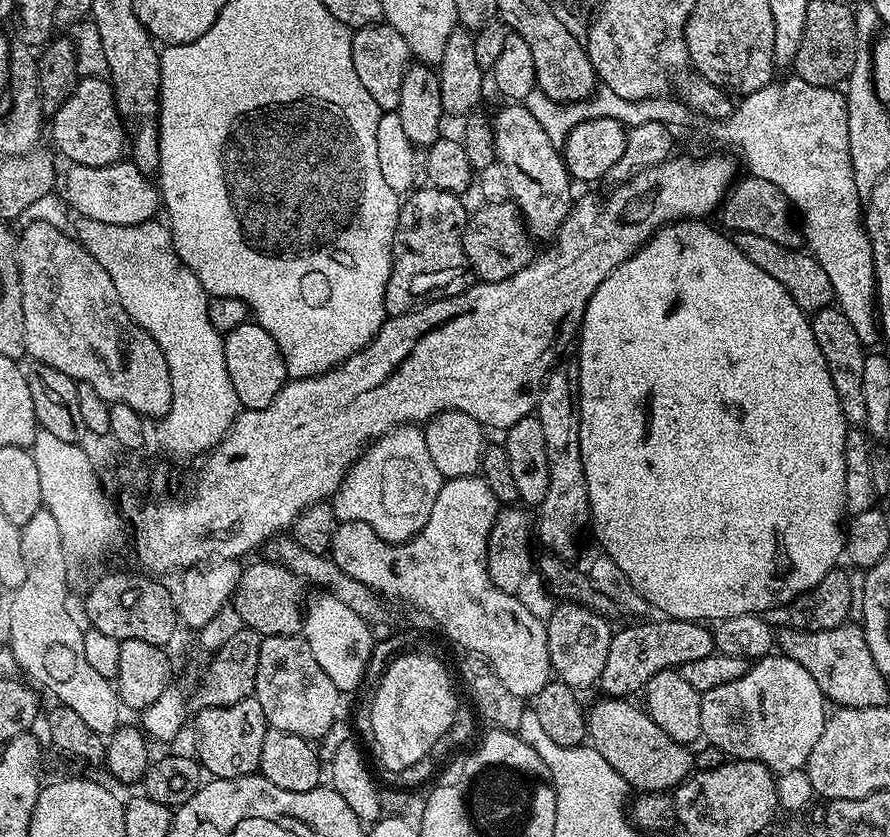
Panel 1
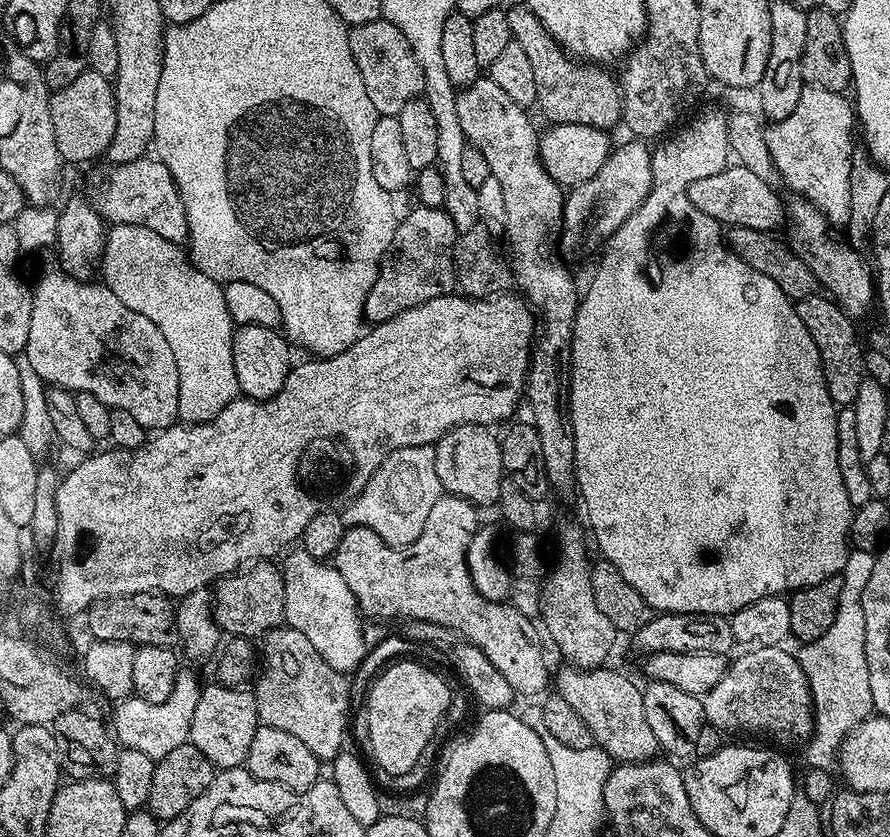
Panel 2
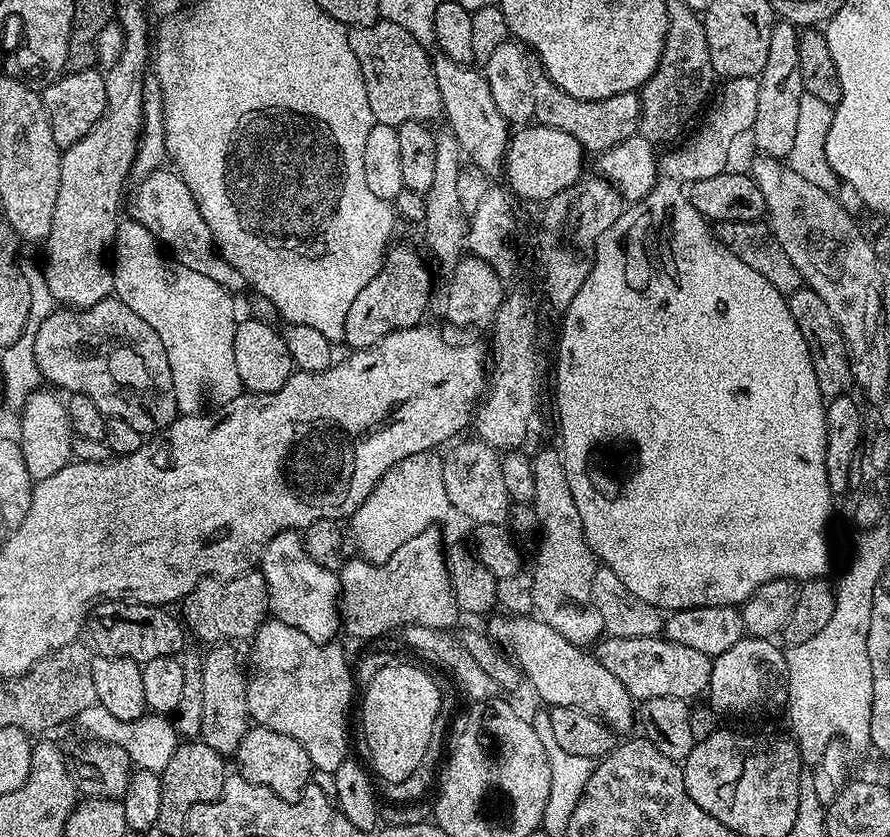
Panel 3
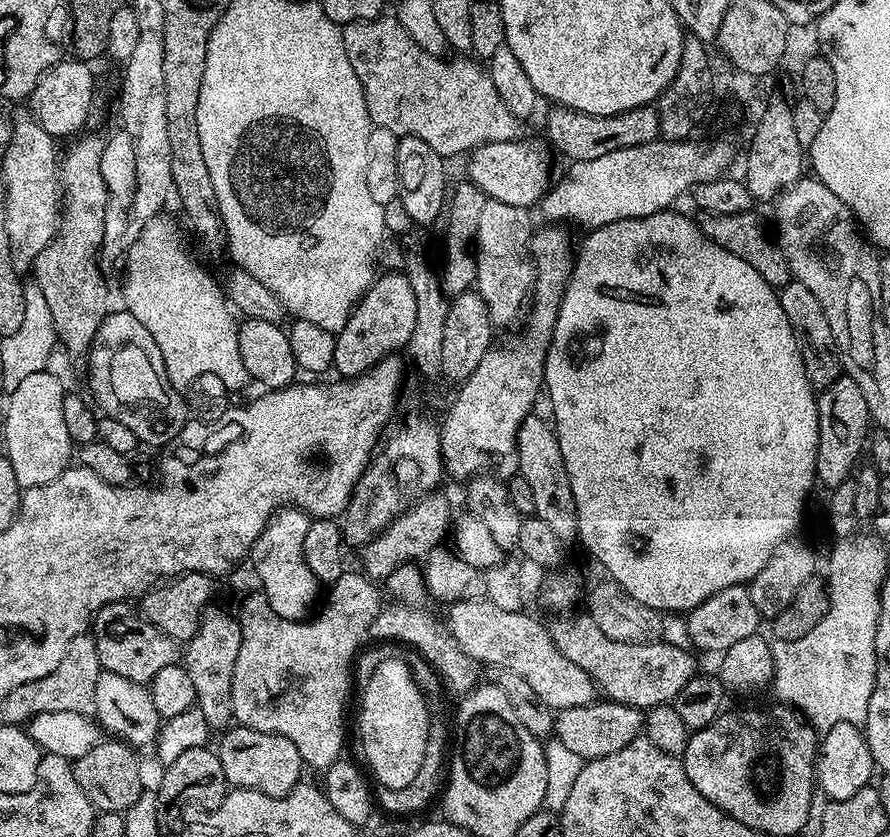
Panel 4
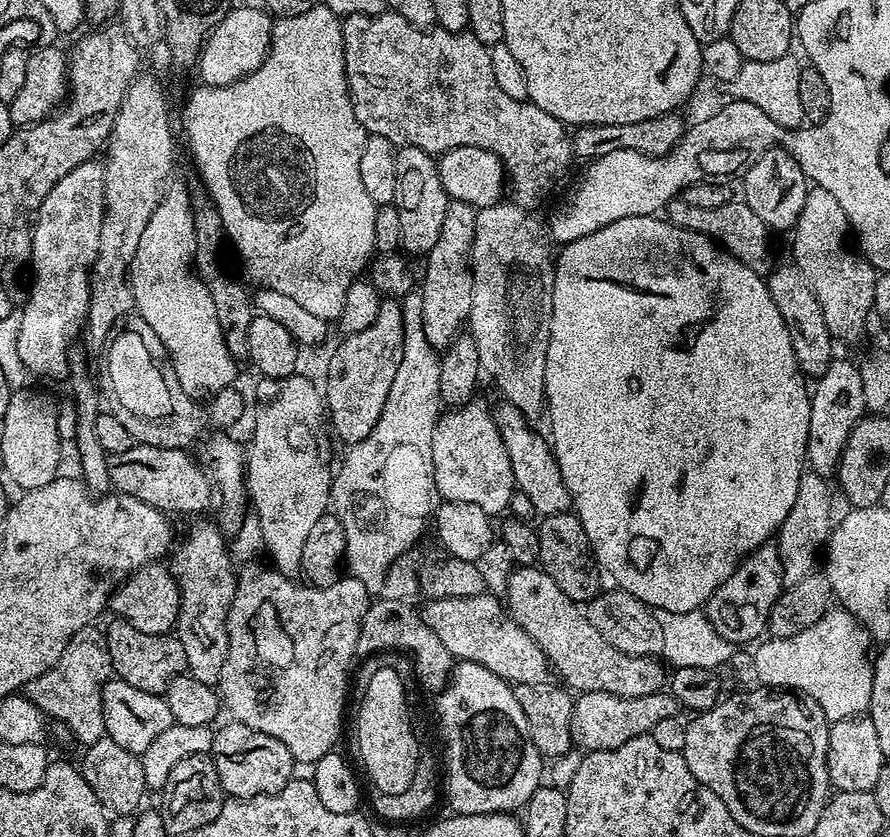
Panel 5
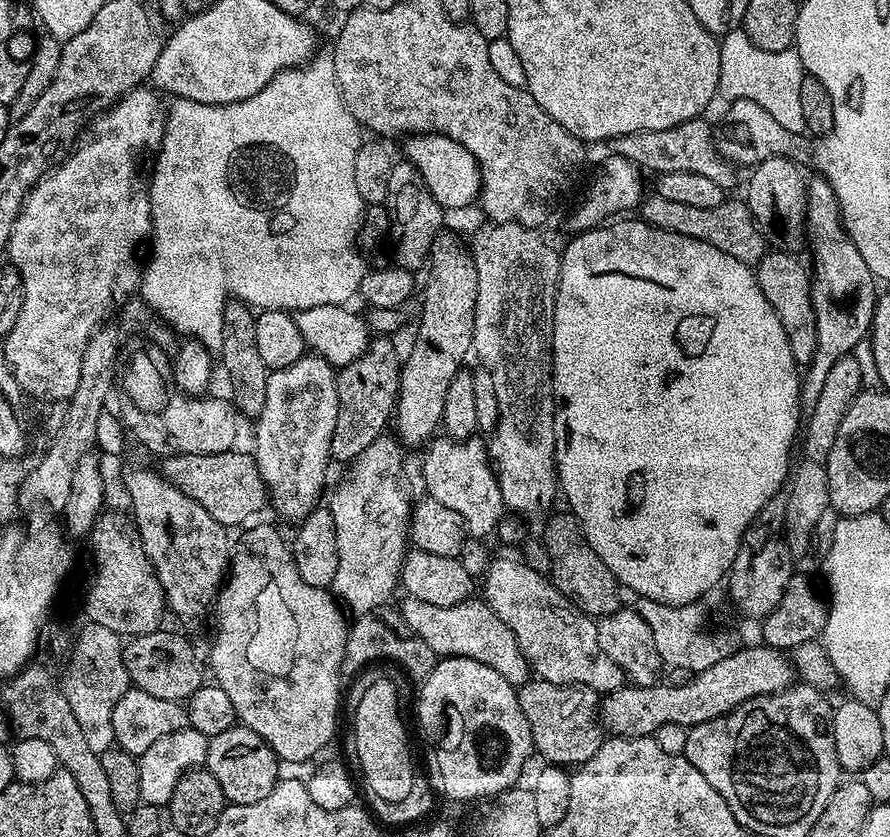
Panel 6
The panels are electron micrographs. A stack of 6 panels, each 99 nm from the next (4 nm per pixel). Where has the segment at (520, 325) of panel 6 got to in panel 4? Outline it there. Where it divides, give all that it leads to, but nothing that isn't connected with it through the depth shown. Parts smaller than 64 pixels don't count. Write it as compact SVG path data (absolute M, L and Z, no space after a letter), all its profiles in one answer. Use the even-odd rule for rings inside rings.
M485 199L482 206L482 215L478 221L478 230L474 241L474 255L476 258L476 282L475 291L480 293L480 297L486 302L488 313L493 325L512 324L521 319L522 309L529 299L532 291L532 283L536 280L536 271L530 259L528 244L532 241L534 223L530 217L529 209L518 206L506 206L506 202Z

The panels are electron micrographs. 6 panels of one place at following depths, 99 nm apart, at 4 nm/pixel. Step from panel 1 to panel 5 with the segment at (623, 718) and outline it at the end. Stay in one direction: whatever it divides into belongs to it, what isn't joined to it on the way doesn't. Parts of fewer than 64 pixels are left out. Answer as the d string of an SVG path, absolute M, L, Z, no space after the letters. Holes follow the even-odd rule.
M491 594L475 596L474 598L442 598L441 600L428 600L422 608L422 615L426 626L438 634L446 650L457 661L469 660L478 662L478 666L486 666L498 678L517 684L546 684L550 680L550 665L546 654L514 622L507 607L497 597Z

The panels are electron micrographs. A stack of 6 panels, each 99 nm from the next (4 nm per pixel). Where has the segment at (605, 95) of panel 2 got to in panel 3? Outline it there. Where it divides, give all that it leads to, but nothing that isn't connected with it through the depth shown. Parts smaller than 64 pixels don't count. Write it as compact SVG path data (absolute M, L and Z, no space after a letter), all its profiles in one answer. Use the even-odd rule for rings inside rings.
M538 62L530 67L530 87L534 93L535 123L566 130L566 134L578 138L585 153L603 154L640 131L640 97L636 92L623 92L605 100L574 98L574 94L566 94L562 86L555 84Z

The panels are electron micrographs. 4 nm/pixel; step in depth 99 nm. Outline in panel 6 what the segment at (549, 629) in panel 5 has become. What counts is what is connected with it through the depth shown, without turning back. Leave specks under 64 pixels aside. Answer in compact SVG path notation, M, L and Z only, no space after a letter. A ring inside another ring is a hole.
M523 559L516 560L496 560L489 563L482 577L484 583L484 593L482 599L484 603L510 626L510 634L518 642L522 650L529 669L539 679L555 684L581 684L590 686L590 690L601 694L607 694L625 687L626 677L624 671L610 658L606 658L606 650L598 646L598 630L596 629L596 620L588 616L568 601L560 591L553 586L551 579L545 573L534 570Z

